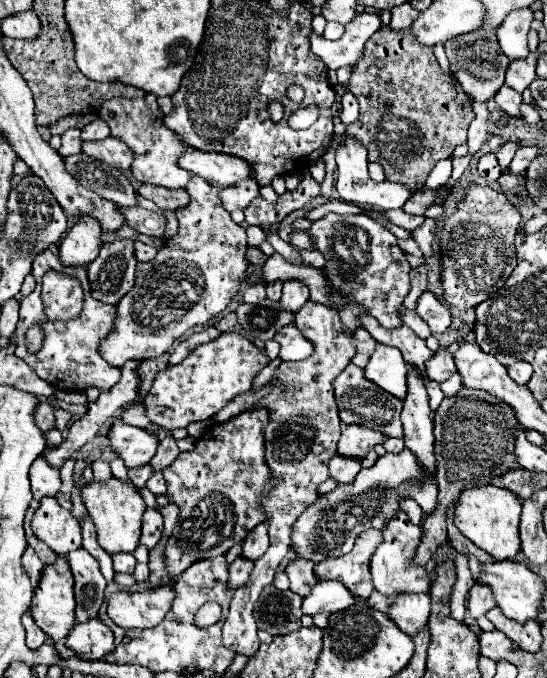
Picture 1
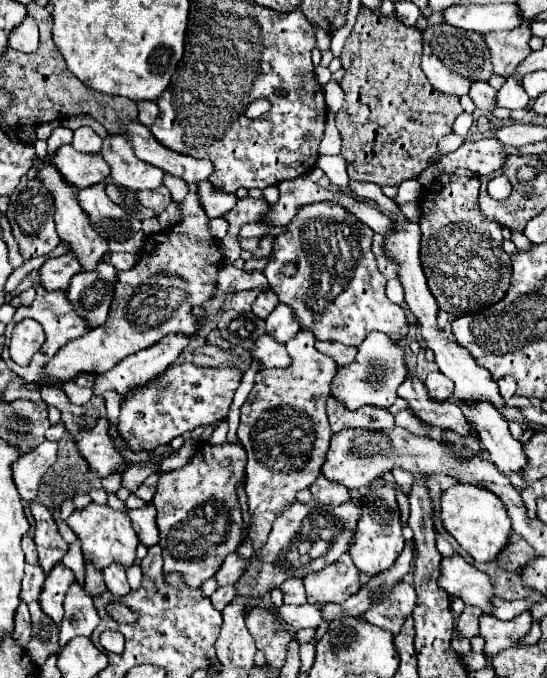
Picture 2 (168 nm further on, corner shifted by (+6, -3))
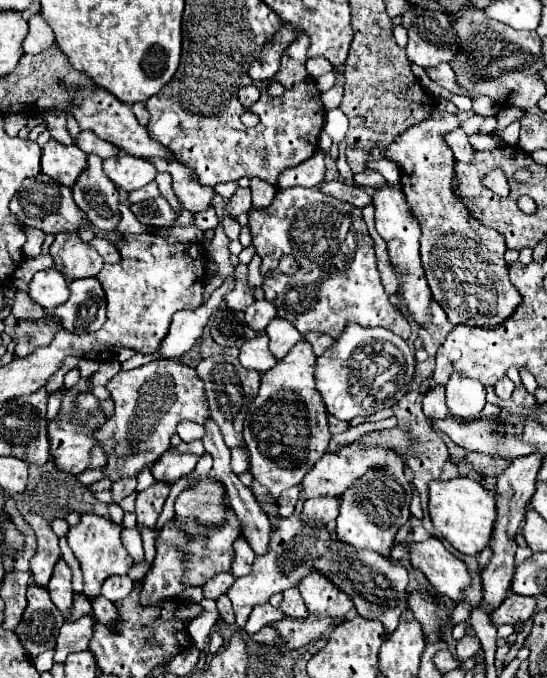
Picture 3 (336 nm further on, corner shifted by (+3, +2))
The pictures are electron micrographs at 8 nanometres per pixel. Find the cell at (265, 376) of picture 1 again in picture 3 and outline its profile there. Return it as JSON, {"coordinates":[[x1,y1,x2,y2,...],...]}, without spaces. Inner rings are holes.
{"coordinates":[[164,452,160,460,156,460,150,468,154,480,174,484,184,474,190,474,198,462,196,454,178,454,178,452]]}

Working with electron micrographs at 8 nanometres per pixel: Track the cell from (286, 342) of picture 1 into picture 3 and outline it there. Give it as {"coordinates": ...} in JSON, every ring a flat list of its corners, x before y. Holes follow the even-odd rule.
{"coordinates":[[258,334,256,338,244,342,244,346,240,348,238,360,244,368,258,370,260,374,264,374,266,370,270,370,278,364,272,358,272,354,268,354,268,336,266,334]]}

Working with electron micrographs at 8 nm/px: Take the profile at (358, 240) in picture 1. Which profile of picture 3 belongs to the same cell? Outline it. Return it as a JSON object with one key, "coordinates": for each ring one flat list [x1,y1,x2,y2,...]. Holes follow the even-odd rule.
{"coordinates":[[292,186,286,190,278,190,274,202,268,208,252,210,248,224,250,224,250,234,252,234,252,244,256,248,256,254,262,258,260,274,264,278,262,284,264,298,276,304,278,318,284,318,290,324,294,324,300,334,316,330,322,334,330,334,332,338,338,338,340,330,344,330,348,322,356,322,364,328,382,326,404,340,410,338,410,324,406,316,390,304,388,294,384,292,384,286,380,282,376,256,374,256,374,240,368,234,360,208,322,194,318,186,314,188],[282,256,296,258,300,266,296,274,286,276,278,268,278,260]]}

